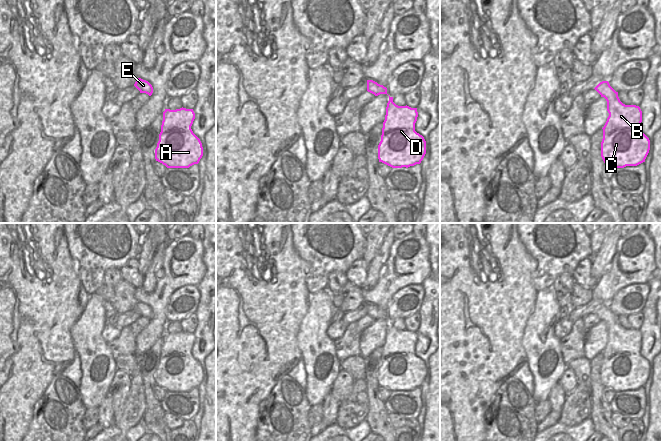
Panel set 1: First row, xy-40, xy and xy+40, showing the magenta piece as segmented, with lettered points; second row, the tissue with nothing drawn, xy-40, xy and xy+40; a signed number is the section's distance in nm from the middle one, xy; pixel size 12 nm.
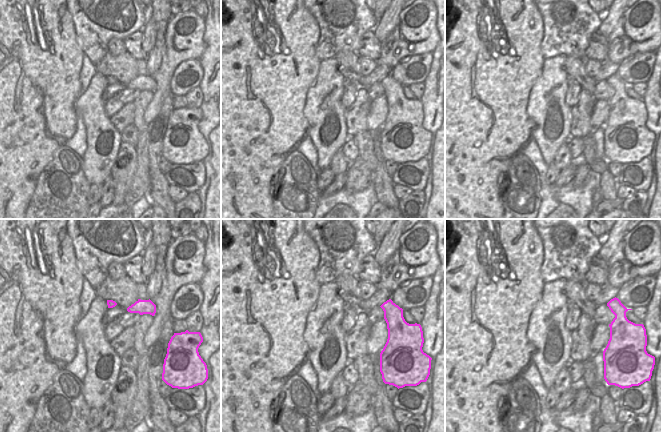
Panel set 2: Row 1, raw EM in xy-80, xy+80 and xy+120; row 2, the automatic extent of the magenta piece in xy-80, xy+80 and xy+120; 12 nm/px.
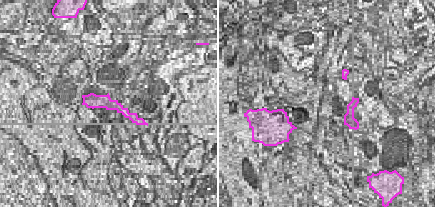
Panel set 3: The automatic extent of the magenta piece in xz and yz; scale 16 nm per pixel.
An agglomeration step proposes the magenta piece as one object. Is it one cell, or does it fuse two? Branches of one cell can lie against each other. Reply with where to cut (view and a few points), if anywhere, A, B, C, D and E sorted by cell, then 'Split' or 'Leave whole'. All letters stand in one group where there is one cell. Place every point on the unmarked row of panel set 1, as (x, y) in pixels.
No split. Groups: A B C D E. Leave whole

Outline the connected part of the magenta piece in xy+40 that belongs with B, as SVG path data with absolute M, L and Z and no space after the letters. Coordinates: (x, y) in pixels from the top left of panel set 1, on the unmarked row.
M608 305L594 312L607 325L609 340L604 349L601 381L616 392L637 390L650 374L649 362L641 356L642 335L639 330L625 329Z

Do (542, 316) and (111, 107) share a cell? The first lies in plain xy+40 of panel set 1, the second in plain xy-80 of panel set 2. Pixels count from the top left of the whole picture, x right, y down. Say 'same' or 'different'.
different

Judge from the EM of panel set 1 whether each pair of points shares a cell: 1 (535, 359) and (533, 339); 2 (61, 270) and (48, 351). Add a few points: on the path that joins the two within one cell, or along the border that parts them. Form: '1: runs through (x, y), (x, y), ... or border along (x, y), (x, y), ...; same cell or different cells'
1: runs through (535, 354), (532, 348), (533, 344); same cell
2: runs through (48, 290), (48, 331); same cell

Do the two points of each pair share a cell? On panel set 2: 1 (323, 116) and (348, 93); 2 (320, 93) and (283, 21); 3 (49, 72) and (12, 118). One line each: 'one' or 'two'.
1: two
2: two
3: one

